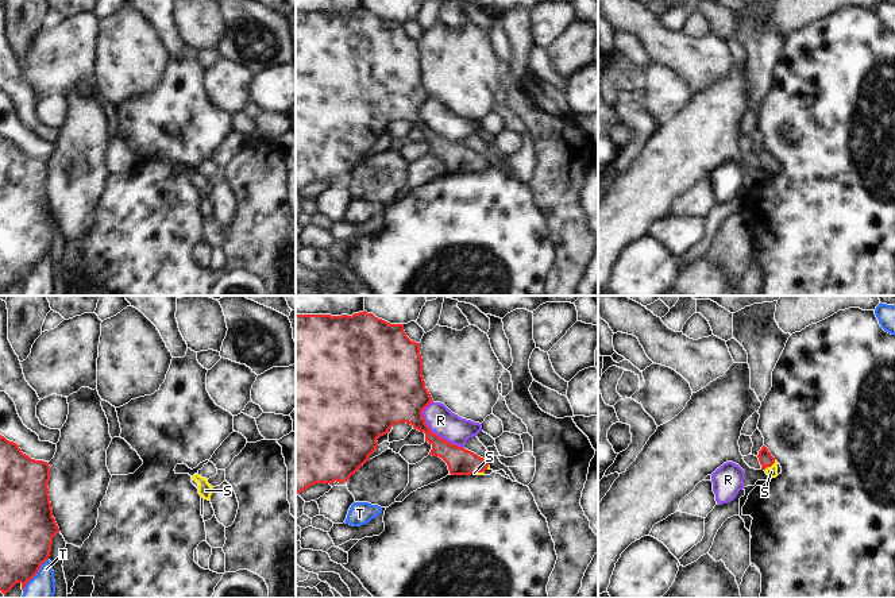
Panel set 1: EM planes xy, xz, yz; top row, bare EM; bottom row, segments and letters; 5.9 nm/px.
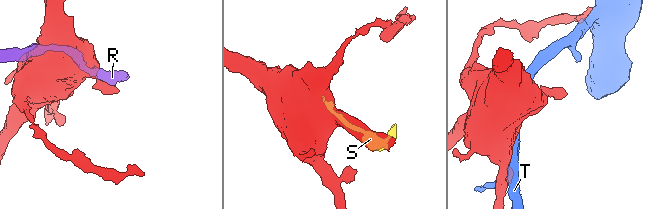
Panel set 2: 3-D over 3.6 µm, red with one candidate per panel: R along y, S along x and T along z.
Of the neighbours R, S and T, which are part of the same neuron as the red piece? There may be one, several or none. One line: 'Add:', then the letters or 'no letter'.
Add: S.

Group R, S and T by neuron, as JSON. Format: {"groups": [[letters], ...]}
{"groups": [["R"], ["S"], ["T"]]}

